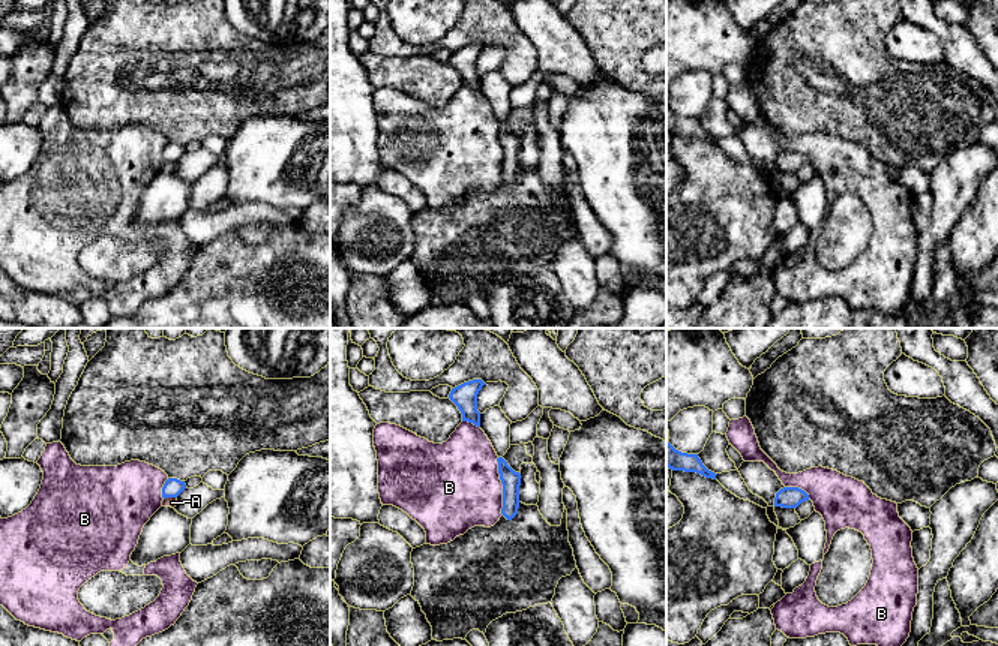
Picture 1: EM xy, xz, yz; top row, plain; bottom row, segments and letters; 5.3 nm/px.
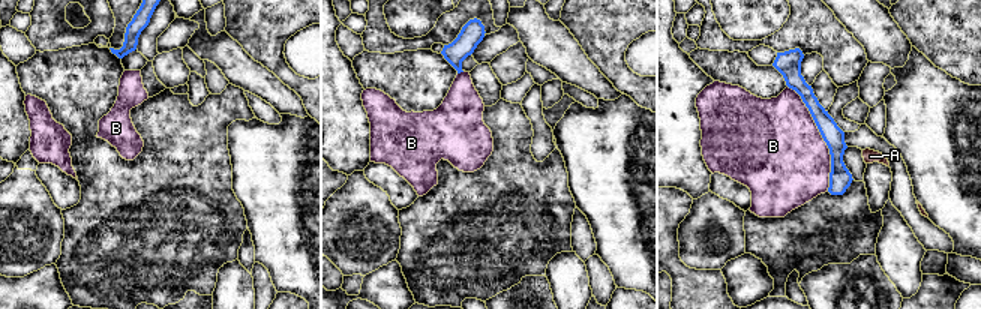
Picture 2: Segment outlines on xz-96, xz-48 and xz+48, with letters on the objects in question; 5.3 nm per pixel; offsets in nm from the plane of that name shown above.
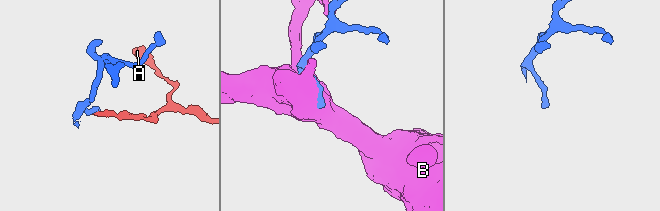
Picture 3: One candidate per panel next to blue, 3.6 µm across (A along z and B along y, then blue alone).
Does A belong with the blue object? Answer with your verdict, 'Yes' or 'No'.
No

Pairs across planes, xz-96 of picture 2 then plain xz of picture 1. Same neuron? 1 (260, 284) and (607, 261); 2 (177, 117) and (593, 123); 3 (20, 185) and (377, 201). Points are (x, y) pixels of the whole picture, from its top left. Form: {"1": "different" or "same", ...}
{"1": "same", "2": "different", "3": "same"}

